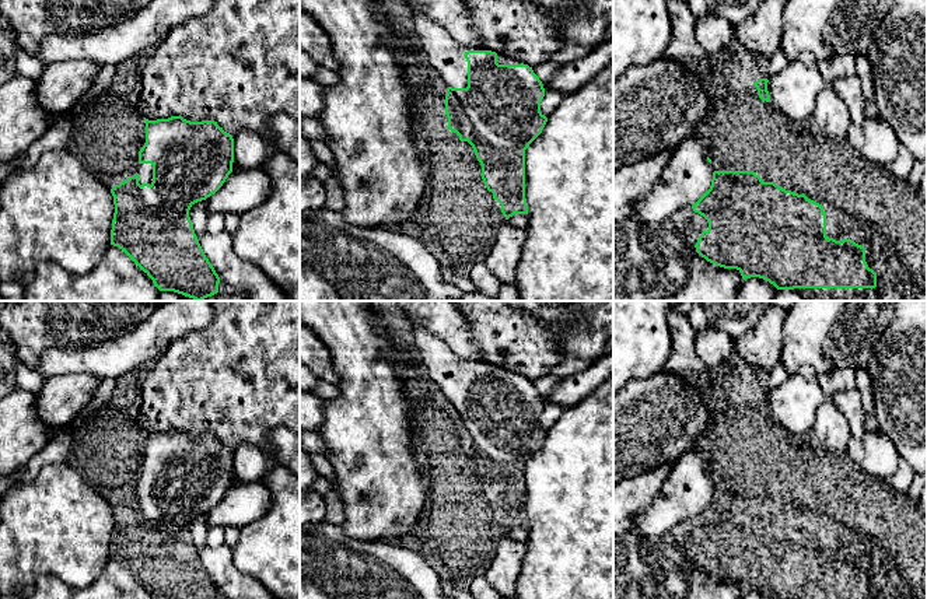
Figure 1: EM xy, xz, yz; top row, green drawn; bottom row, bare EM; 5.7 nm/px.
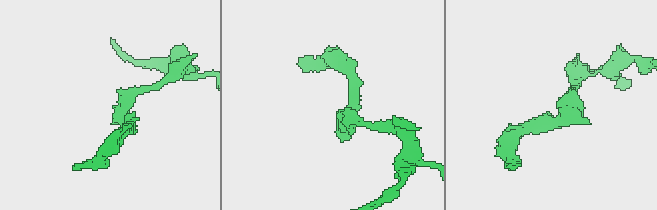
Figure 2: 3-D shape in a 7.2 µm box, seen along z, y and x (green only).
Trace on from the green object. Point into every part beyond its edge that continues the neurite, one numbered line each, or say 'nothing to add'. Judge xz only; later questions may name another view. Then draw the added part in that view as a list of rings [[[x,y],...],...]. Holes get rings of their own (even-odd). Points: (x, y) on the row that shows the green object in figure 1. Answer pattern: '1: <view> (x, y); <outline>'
1: xz (447, 56); [[[414,14],[416,34],[431,66],[441,74],[448,87],[468,87],[468,50],[486,50],[478,45],[458,43],[440,24],[423,14]]]

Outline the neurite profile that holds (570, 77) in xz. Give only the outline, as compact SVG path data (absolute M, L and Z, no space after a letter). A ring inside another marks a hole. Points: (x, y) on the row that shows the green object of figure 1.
M613 38L597 45L591 53L562 64L556 76L543 84L545 92L576 92L599 74L613 60Z

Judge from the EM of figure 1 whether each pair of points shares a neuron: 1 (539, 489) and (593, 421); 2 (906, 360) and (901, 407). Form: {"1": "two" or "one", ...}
{"1": "one", "2": "one"}

